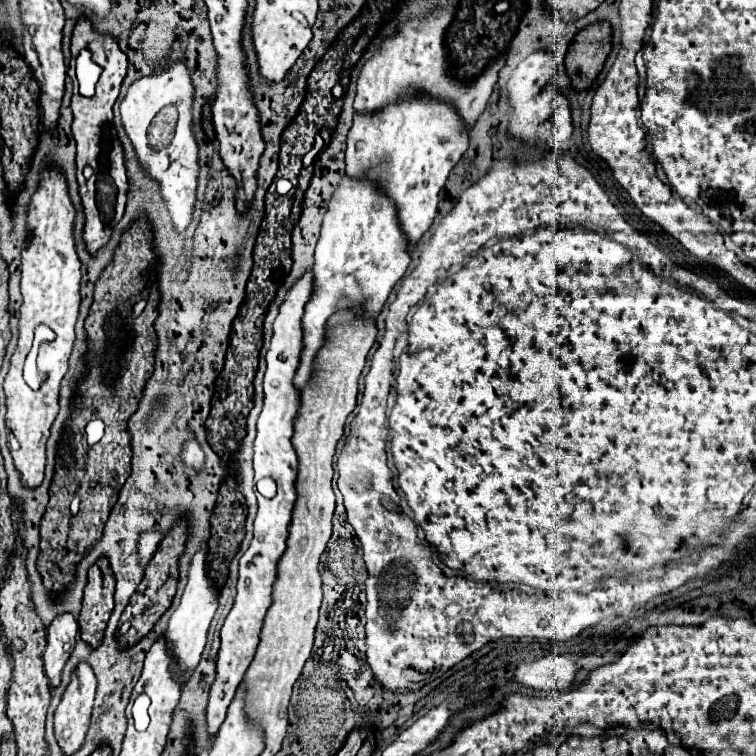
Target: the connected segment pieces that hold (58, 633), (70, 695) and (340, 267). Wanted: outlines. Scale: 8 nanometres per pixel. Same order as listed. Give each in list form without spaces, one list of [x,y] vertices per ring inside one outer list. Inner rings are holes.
[[[71,613],[57,615],[47,629],[47,647],[43,651],[43,667],[51,687],[57,687],[61,681],[61,669],[75,647],[77,631],[79,631],[79,625]]]
[[[79,661],[55,711],[55,737],[65,755],[73,755],[85,739],[95,685],[97,679],[91,665],[87,661]]]
[[[343,177],[329,203],[315,249],[315,263],[311,267],[313,291],[301,319],[303,349],[293,379],[297,391],[303,391],[315,373],[315,357],[325,345],[329,317],[339,311],[349,311],[365,321],[375,321],[409,263],[411,257],[405,249],[405,237],[395,217],[393,203],[387,201],[373,183]]]

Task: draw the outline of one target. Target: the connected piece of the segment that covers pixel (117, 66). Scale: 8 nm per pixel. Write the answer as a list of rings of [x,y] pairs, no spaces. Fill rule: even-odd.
[[[79,19],[73,31],[71,51],[79,53],[81,49],[89,49],[91,57],[97,65],[101,65],[103,73],[97,83],[97,91],[93,97],[79,95],[73,89],[73,139],[77,143],[77,183],[79,183],[79,197],[85,215],[83,227],[83,241],[87,251],[95,257],[111,239],[111,229],[121,221],[127,203],[127,175],[123,163],[123,149],[117,141],[117,133],[113,127],[113,103],[119,97],[119,87],[123,83],[127,71],[127,55],[119,49],[113,37],[103,37],[91,29],[87,19]]]

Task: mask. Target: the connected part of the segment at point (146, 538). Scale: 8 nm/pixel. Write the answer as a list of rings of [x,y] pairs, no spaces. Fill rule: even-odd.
[[[145,533],[139,539],[139,555],[141,555],[141,567],[145,567],[149,563],[149,559],[153,557],[157,545],[161,541],[159,533]]]

